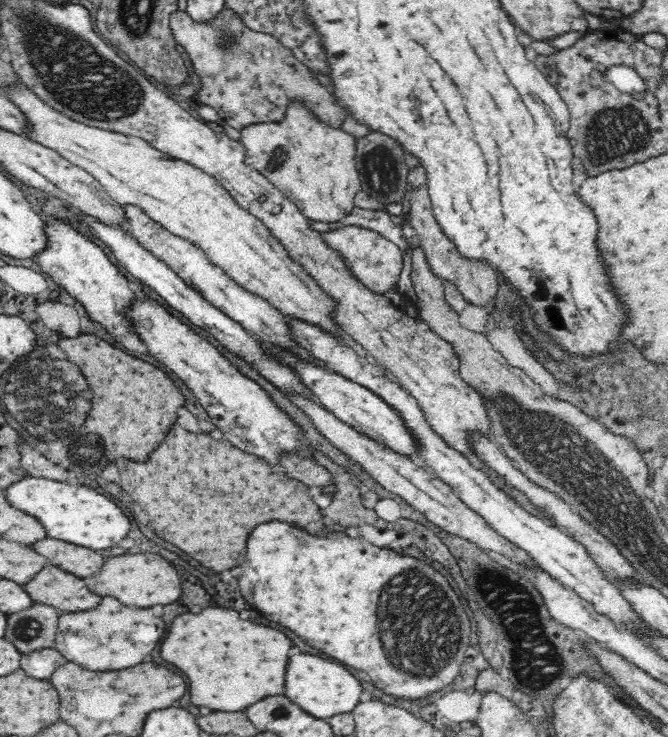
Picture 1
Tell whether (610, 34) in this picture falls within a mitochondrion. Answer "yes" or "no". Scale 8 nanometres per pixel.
no

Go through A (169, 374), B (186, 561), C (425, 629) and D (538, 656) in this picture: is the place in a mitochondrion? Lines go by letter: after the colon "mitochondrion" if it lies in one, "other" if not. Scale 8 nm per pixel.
A: other
B: other
C: mitochondrion
D: mitochondrion

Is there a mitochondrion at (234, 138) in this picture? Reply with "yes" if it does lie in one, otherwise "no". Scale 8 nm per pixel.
no

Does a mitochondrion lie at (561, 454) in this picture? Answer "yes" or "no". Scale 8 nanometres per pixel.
yes

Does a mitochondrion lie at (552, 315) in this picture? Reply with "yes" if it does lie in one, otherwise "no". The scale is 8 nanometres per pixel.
yes

